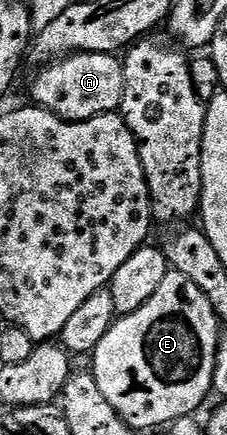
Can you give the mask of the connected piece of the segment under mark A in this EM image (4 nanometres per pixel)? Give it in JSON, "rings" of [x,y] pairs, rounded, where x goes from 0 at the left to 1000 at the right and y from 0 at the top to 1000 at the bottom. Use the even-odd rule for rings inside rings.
{"rings":[[[330,120],[317,129],[251,133],[145,184],[141,237],[172,248],[203,248],[282,276],[396,276],[476,257],[515,257],[533,244],[542,207],[551,205],[551,149],[493,120]]]}

